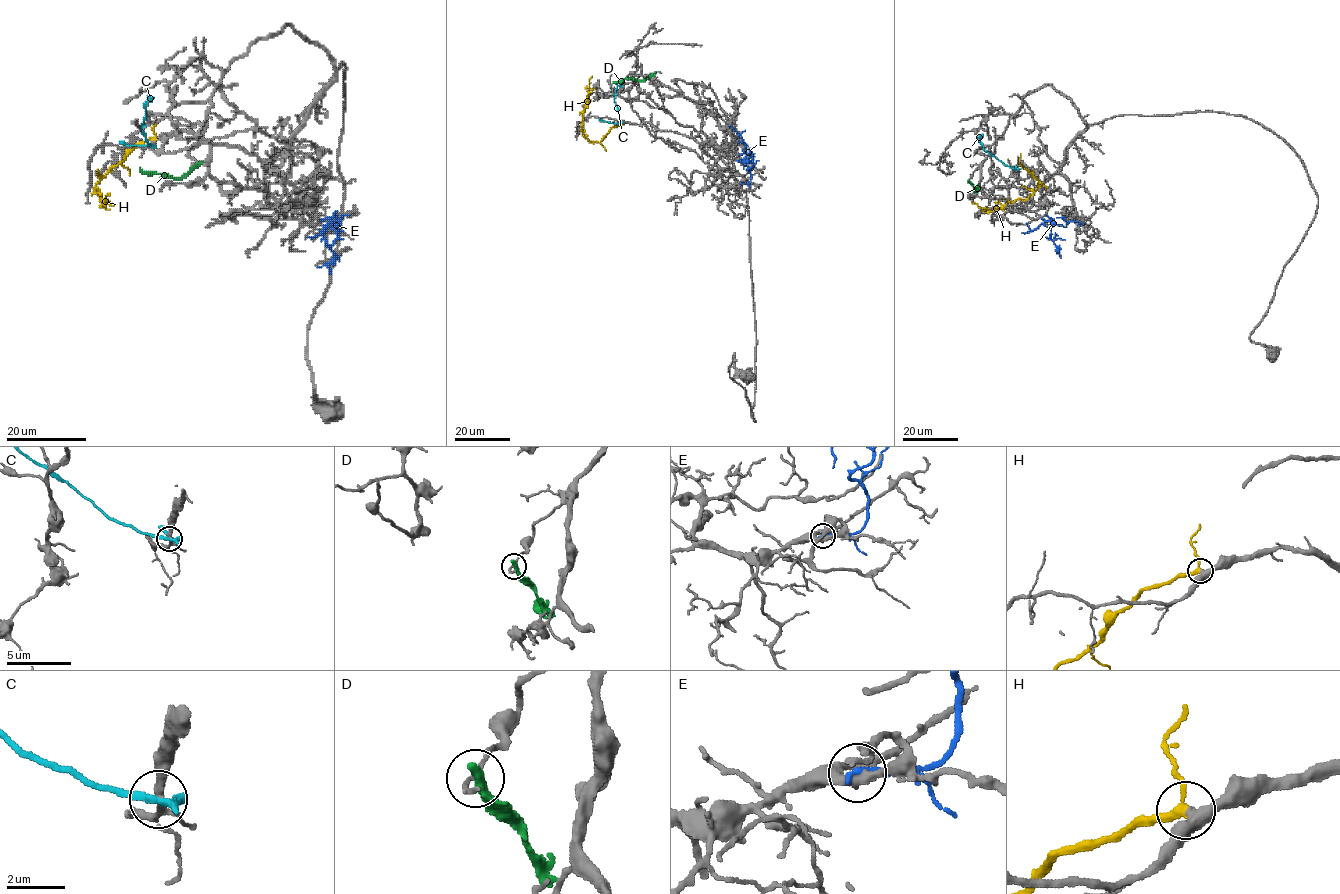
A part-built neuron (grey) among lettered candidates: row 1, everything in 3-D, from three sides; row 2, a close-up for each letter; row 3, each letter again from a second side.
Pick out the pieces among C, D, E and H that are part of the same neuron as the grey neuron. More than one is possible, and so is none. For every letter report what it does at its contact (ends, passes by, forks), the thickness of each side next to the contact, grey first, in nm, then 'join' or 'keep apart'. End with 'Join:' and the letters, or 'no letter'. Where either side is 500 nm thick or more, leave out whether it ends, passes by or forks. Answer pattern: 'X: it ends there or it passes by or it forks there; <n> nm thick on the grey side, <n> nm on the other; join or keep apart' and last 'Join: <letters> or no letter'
C: it forks there; 280 nm thick on the grey side, 240 nm on the other; keep apart
D: it passes by; 120 nm thick on the grey side, 340 nm on the other; keep apart
E: it ends there; 320 nm thick on the grey side, 240 nm on the other; keep apart
H: it passes by; 360 nm thick on the grey side, 260 nm on the other; join
Join: H

